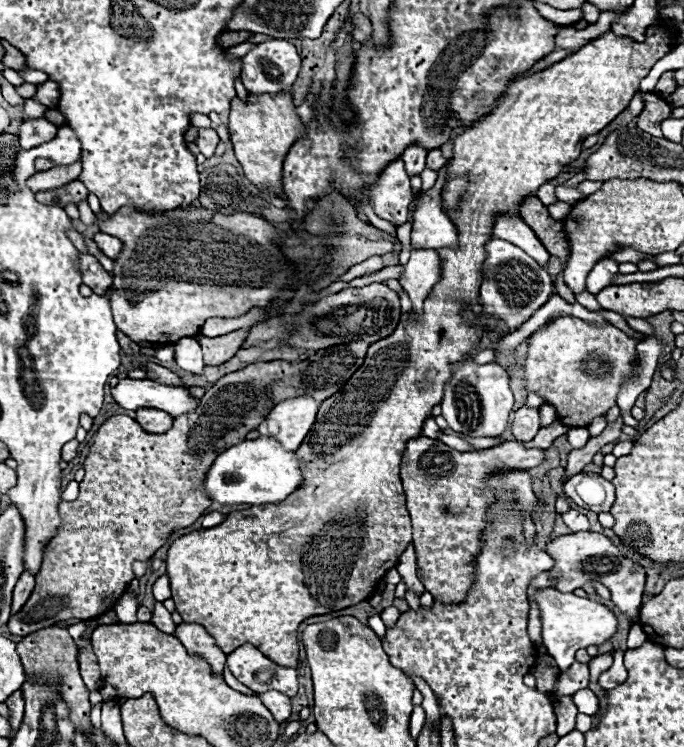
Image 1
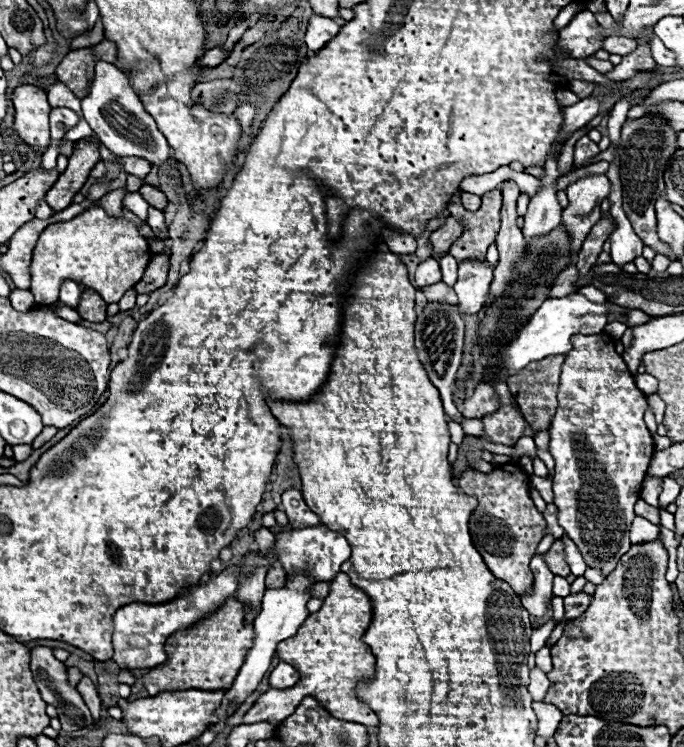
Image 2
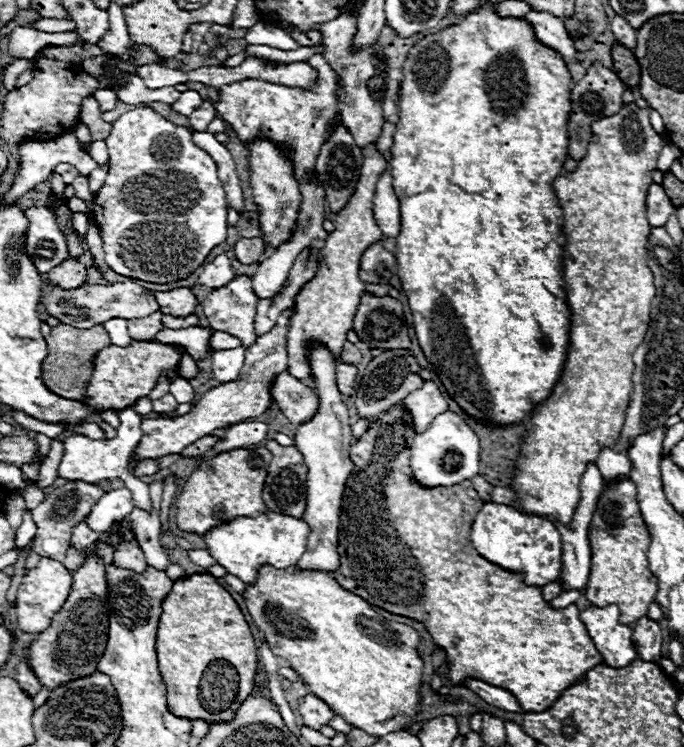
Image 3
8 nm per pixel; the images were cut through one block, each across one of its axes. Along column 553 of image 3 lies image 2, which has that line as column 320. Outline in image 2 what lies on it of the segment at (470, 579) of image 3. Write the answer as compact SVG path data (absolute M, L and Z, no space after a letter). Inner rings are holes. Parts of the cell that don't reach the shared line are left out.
M344 572L336 574L336 578L330 582L330 594L324 598L322 608L304 620L296 636L286 638L276 648L278 658L292 664L298 670L298 684L290 690L264 692L256 700L256 704L246 712L242 724L254 724L264 720L272 724L282 722L296 710L302 698L312 696L334 718L358 722L364 726L376 726L378 716L368 706L362 706L354 692L356 682L360 678L368 678L374 672L374 656L370 648L362 642L362 634L370 624L370 614L370 598L362 590L356 590L356 586L350 584L350 578Z

